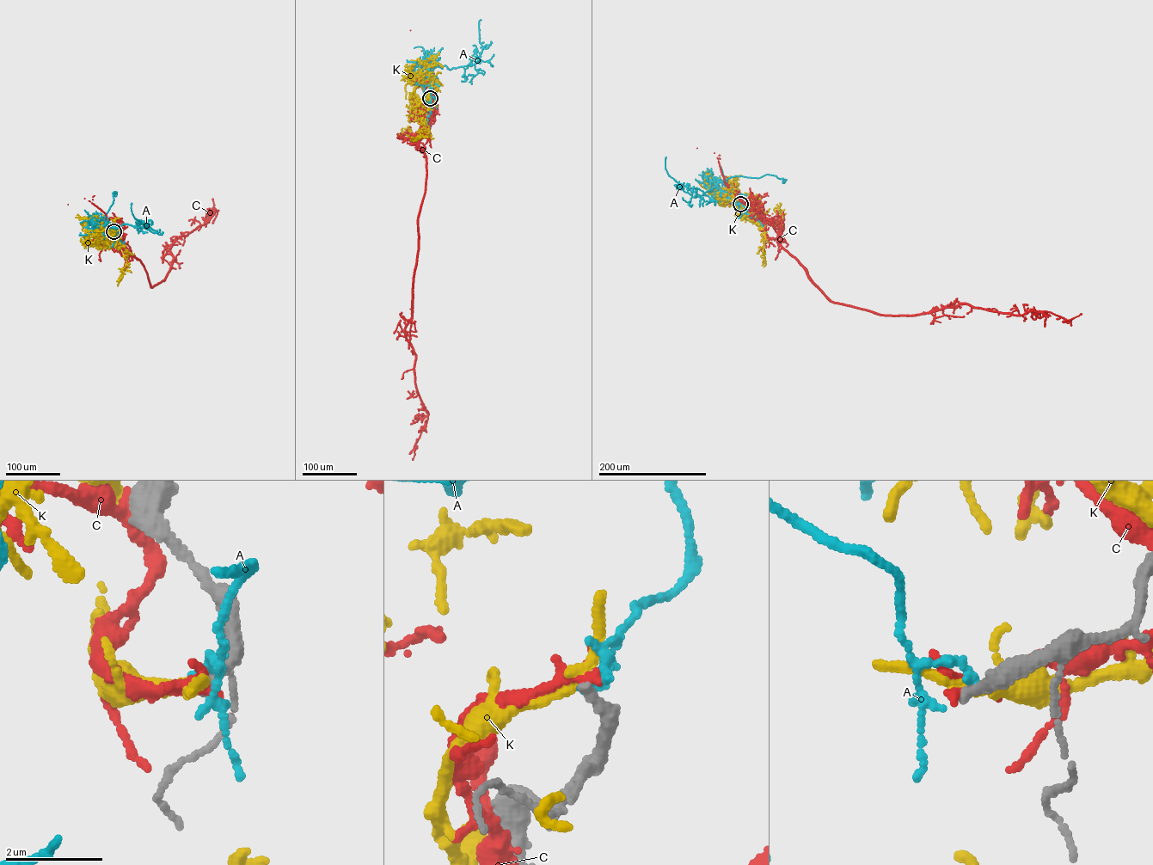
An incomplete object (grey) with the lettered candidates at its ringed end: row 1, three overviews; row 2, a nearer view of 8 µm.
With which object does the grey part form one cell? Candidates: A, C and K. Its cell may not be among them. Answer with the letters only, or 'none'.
none

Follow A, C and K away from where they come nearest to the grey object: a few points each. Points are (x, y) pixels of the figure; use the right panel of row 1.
A: (741, 204), (732, 199), (716, 184), (736, 175), (758, 178), (768, 174), (783, 180)
C: (740, 204), (770, 220), (782, 248), (833, 302), (892, 315), (964, 303), (1067, 320), (1082, 314)
K: (741, 204), (751, 206), (754, 213), (740, 210), (725, 191), (710, 187), (714, 184)

